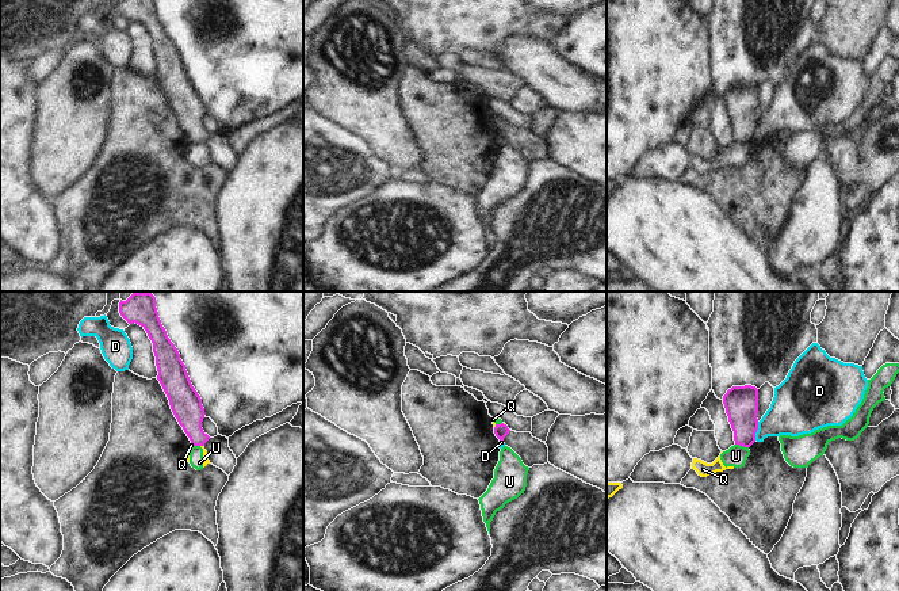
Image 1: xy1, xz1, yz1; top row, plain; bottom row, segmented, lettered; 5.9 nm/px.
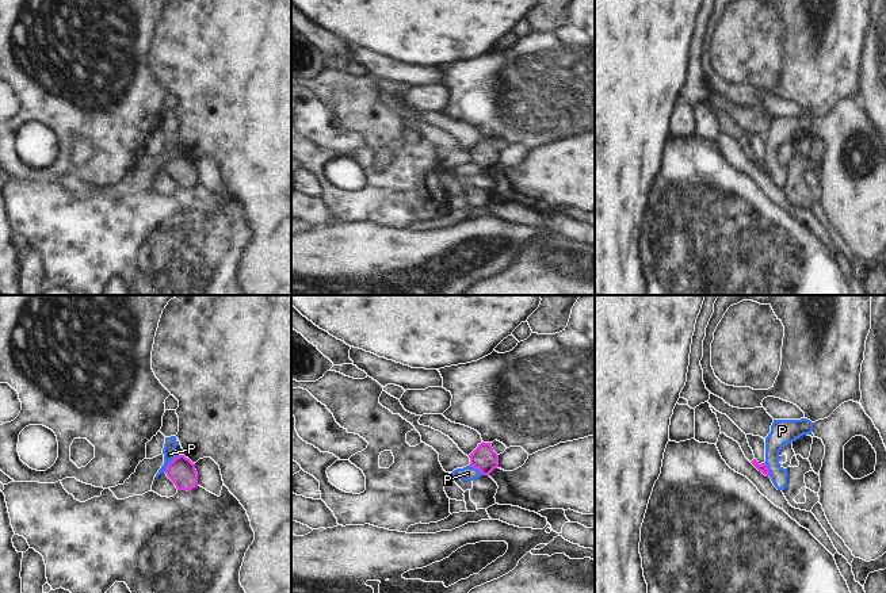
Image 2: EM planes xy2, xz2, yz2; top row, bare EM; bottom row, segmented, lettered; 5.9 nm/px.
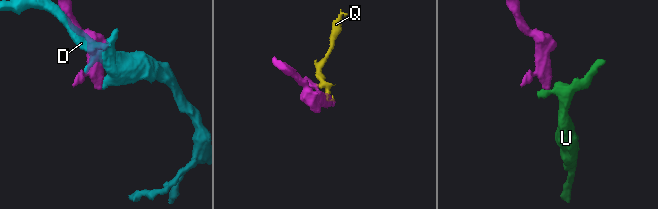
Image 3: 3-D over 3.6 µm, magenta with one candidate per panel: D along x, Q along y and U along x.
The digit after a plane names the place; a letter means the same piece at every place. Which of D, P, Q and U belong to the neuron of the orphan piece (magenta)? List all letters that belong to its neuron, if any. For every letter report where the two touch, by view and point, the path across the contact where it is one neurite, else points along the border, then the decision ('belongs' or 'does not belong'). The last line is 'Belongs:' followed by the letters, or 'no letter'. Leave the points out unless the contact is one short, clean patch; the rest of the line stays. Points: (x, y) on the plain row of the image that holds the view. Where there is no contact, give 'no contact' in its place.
D: meets magenta in yz1 at (756, 128); does not belong
P: meets magenta in xy2 at (170, 160); border along xy2 (179, 152), (164, 168); does not belong
Q: meets magenta in xz1 at (496, 122); border along xz1 (496, 121), (494, 124); does not belong
U: meets magenta in yz1 at (742, 141); border along yz1 (735, 140), (748, 144); does not belong
Belongs: no letter

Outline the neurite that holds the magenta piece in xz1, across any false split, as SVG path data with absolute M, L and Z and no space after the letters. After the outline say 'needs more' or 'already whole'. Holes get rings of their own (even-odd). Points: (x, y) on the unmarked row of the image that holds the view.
M501 119L496 121L494 130L521 155L525 163L532 164L548 159L547 141L533 134L531 129L516 129Z | needs more

